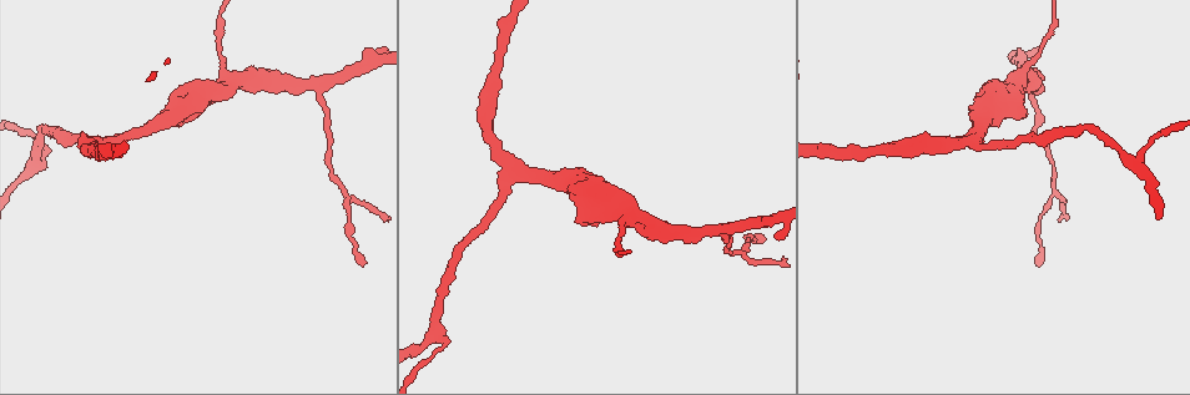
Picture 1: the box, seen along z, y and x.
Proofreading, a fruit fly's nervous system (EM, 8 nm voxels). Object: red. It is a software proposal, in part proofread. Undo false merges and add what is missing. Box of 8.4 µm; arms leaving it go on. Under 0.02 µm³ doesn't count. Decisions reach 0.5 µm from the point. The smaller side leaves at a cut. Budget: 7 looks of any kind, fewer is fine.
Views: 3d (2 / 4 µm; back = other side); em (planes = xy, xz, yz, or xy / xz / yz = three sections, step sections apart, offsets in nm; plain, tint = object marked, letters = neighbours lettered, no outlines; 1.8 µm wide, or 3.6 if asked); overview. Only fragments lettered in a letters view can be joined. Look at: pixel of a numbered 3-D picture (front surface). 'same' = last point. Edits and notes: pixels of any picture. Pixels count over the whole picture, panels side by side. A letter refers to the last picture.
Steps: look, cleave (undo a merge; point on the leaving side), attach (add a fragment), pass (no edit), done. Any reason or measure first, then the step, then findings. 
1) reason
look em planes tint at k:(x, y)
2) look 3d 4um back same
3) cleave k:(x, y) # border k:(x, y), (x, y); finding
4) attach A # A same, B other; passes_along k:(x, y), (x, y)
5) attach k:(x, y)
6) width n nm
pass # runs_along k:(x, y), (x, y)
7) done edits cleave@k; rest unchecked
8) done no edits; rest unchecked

thin end
look 3d 4um back at 1:(1035, 264)

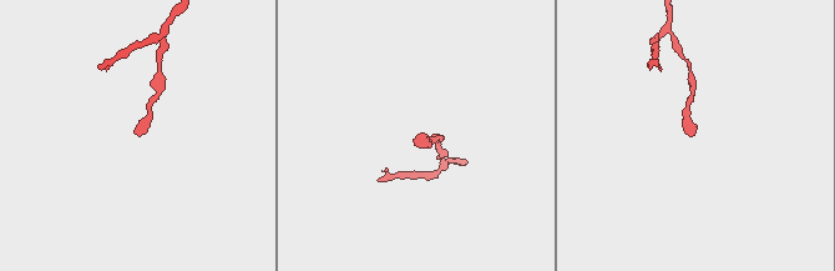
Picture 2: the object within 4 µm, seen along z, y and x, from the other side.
need the tissue
look em xz step 8 tint at 2:(691, 136)

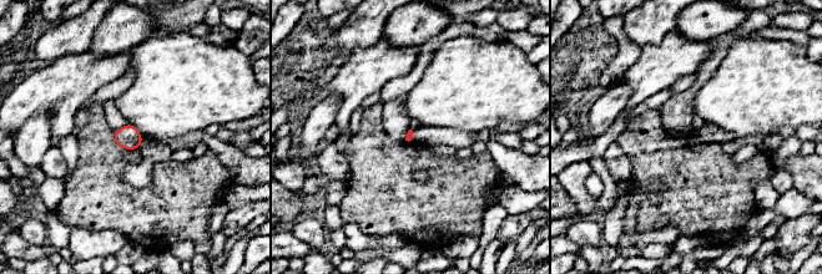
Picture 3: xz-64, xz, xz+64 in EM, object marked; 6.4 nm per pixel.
look em planes letters same

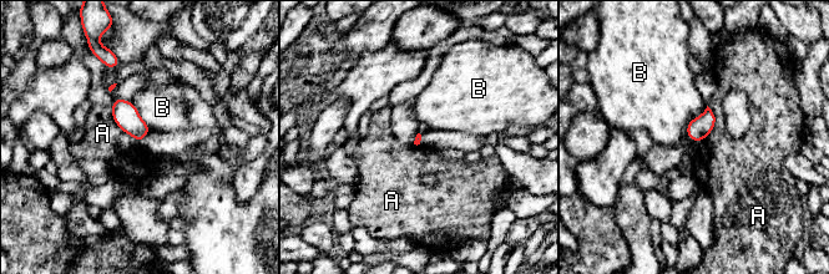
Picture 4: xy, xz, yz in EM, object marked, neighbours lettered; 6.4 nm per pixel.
pass # A other, B other; border 4:(708, 106), (714, 126), (702, 140); no lettered fragment goes on from it

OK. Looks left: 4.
side arm on a straight run
look em planes plain at 1:(1023, 67)

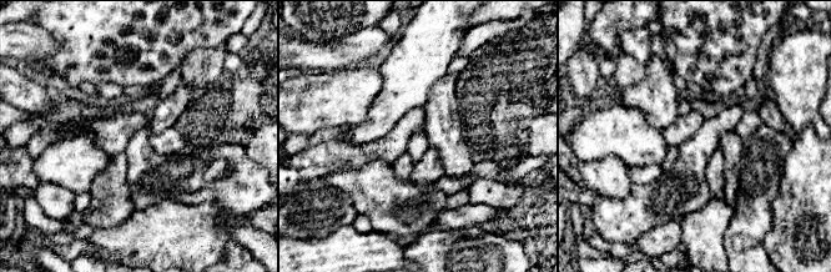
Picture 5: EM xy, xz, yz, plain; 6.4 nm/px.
see the neighbours
look em planes letters same

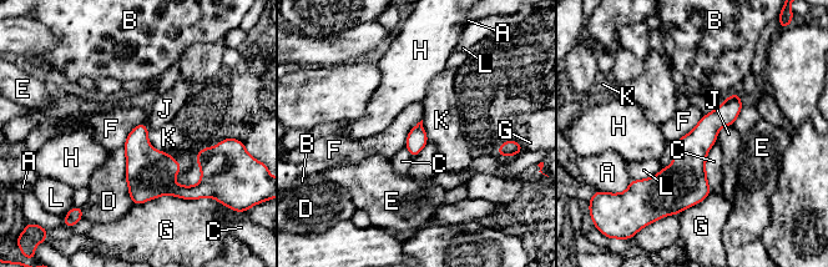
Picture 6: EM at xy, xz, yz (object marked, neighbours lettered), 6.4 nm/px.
width 130 nm
pass # A other, B other, C other, D other, E other, F other, G other, H other, J other, K other, L other; border 6:(703, 115), (688, 132), (675, 140); all the same neuron

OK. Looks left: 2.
branch stops here
look em planes tint at 1:(774, 237)

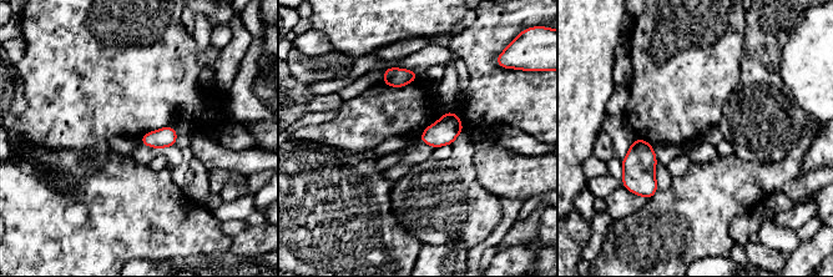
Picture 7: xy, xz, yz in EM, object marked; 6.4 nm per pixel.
see the neighbours
look em planes letters same

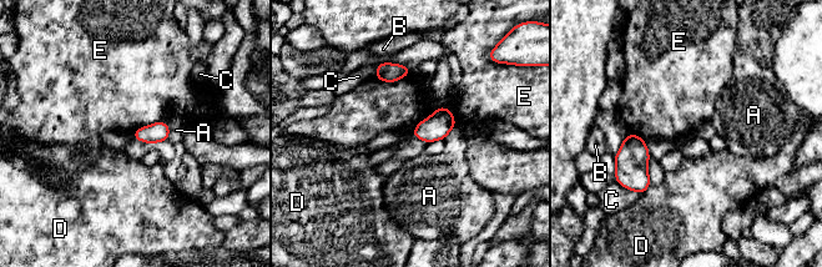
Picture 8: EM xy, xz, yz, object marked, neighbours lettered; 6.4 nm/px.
pass # A other, B other, C other, D other, E other; border 8:(455, 119), (438, 107), (410, 134); no lettered fragment goes on from it

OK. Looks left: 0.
done no edits; rest unchecked

